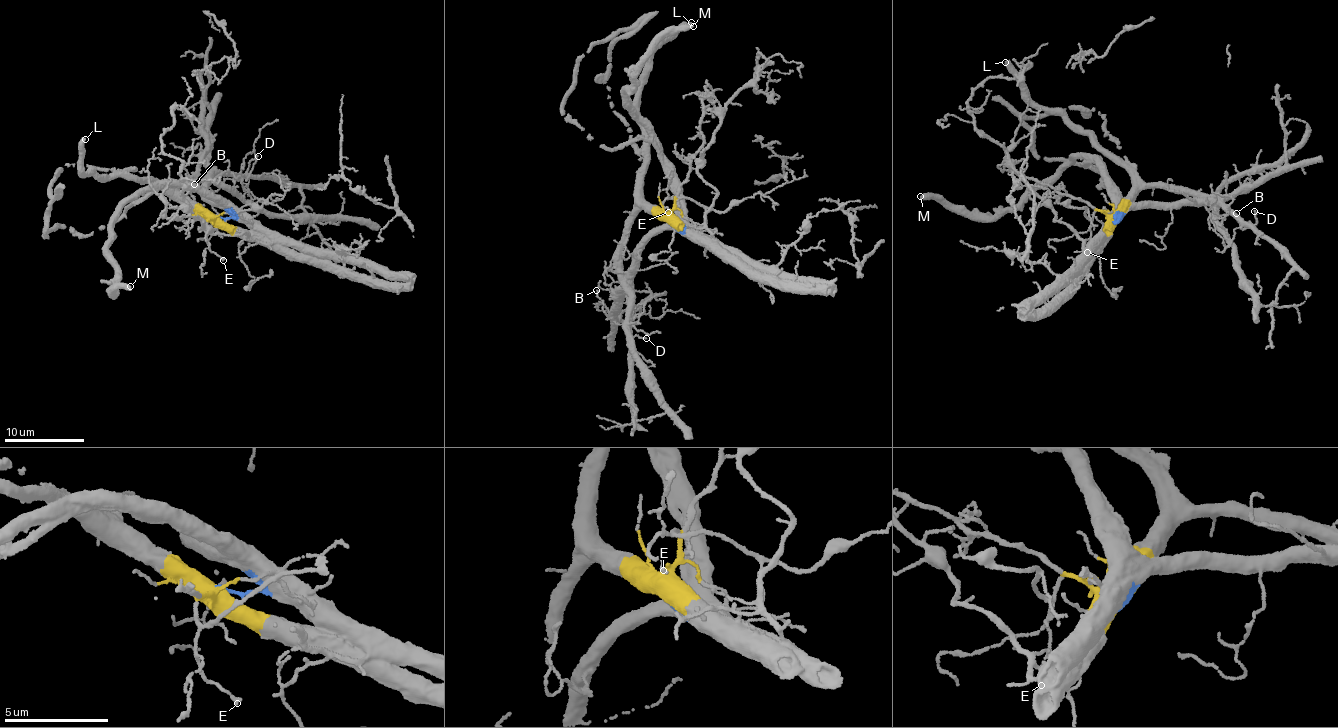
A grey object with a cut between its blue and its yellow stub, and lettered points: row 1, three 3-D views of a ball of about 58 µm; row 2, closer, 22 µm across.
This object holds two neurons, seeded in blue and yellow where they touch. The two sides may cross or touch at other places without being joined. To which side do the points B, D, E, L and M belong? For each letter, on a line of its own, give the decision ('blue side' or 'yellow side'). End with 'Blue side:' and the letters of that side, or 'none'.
B: blue side
D: blue side
E: yellow side
L: yellow side
M: blue side
Blue side: B, D, M

